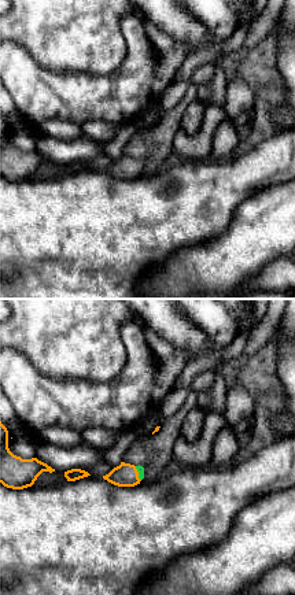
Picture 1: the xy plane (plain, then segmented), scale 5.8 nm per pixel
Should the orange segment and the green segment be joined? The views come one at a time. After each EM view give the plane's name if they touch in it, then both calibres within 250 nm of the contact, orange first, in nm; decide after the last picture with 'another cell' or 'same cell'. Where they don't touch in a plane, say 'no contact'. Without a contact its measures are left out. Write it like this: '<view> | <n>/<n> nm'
xy | 140/50 nm

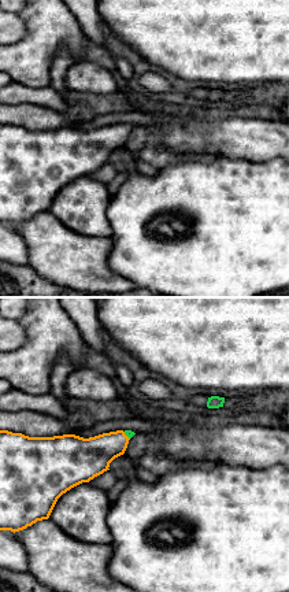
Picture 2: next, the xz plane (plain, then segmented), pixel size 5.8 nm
xz | 220/50 nm

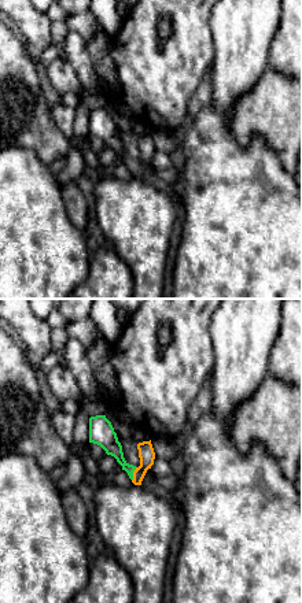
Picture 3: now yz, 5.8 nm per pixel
yz | 100/110 nm

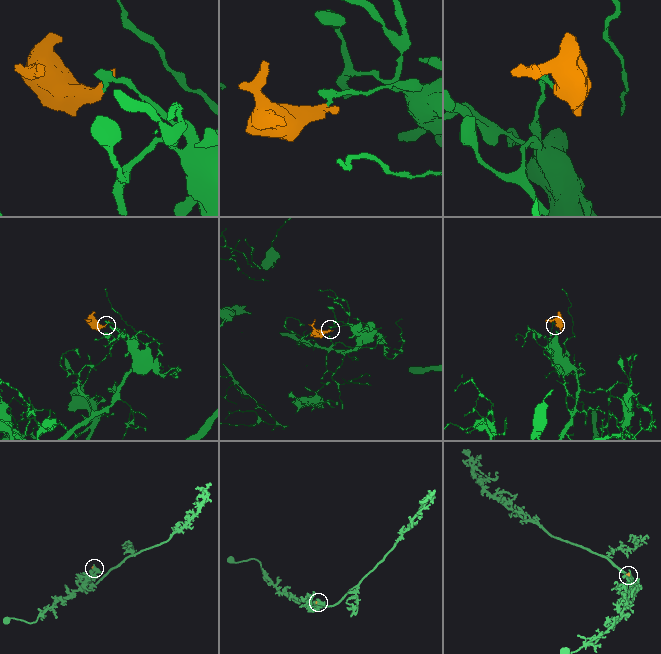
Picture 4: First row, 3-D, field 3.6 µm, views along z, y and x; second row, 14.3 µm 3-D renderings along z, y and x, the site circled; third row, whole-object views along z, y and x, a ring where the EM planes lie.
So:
same cell

